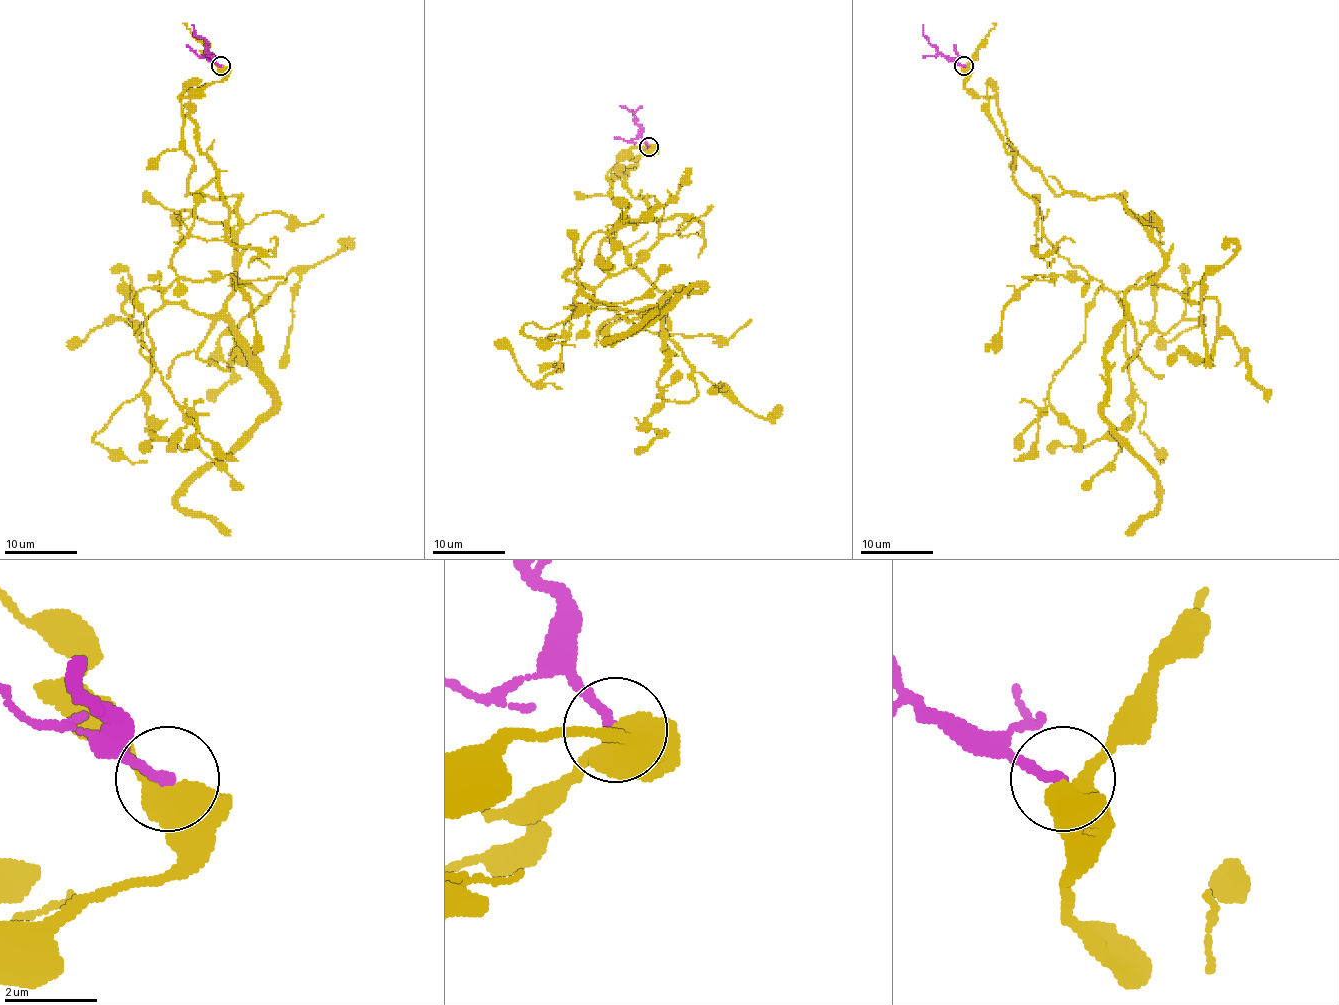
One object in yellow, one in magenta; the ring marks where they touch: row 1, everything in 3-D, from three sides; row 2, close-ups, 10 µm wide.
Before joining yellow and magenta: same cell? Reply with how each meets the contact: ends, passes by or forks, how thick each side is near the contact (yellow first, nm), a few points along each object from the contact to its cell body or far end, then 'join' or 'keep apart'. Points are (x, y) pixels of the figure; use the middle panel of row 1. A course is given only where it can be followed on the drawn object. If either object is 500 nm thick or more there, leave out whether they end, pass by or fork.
calibres 550 and 220 nm; course yellow (649, 146), (607, 177), (614, 239), (667, 299), (664, 346), (656, 308), (702, 288), (605, 343), (658, 310); course magenta (649, 146), (642, 137), (634, 113), (620, 106); keep apart

